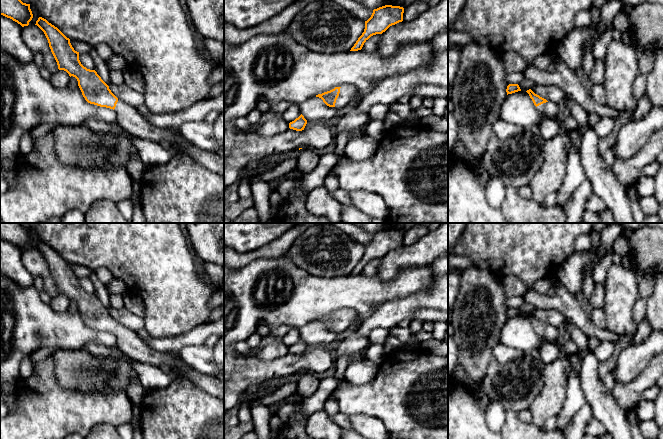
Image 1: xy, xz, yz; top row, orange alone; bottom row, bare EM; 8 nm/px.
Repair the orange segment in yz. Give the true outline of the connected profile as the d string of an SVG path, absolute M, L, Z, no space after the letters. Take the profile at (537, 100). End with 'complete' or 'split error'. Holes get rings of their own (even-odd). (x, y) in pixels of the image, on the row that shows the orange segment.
M531 89L526 91L532 99L537 110L545 116L545 118L556 119L558 117L558 105L554 102L547 101L546 99L535 94Z; split error

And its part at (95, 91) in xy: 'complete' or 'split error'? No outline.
split error

